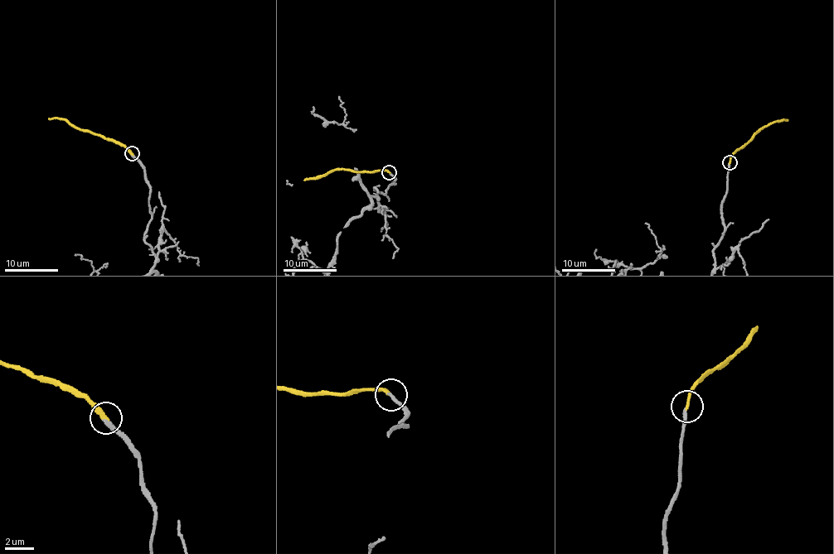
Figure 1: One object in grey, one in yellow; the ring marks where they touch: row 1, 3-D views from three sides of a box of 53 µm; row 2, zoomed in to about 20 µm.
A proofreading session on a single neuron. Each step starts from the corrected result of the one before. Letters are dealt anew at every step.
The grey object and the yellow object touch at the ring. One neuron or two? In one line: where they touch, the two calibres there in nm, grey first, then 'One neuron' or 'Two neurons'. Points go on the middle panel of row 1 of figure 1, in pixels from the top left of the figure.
Place: (389, 172). Thickness 260 nm (grey) against 240 nm. One neuron

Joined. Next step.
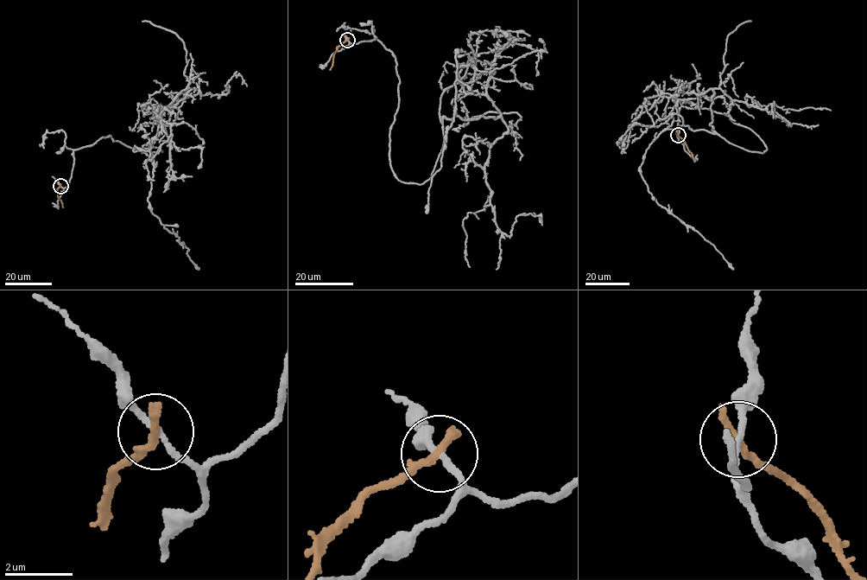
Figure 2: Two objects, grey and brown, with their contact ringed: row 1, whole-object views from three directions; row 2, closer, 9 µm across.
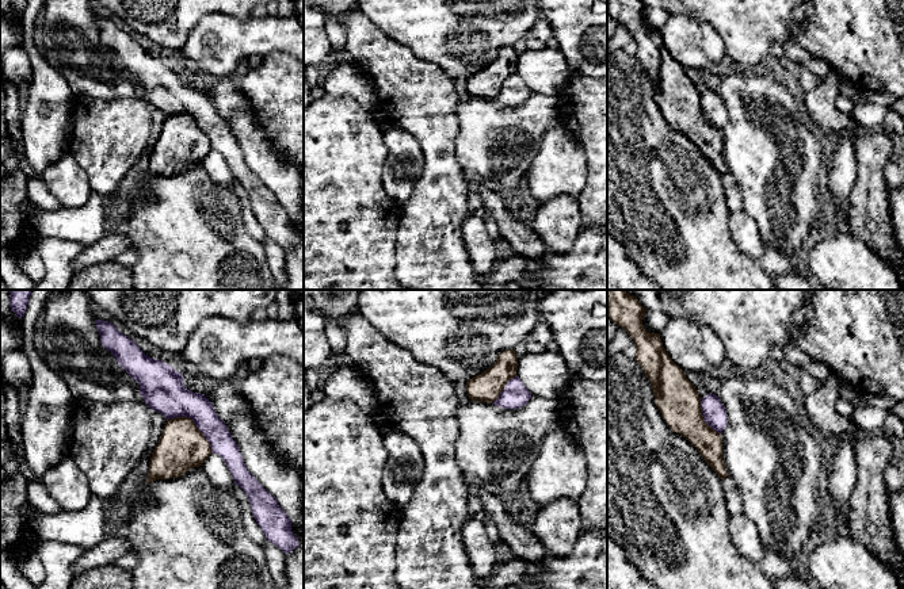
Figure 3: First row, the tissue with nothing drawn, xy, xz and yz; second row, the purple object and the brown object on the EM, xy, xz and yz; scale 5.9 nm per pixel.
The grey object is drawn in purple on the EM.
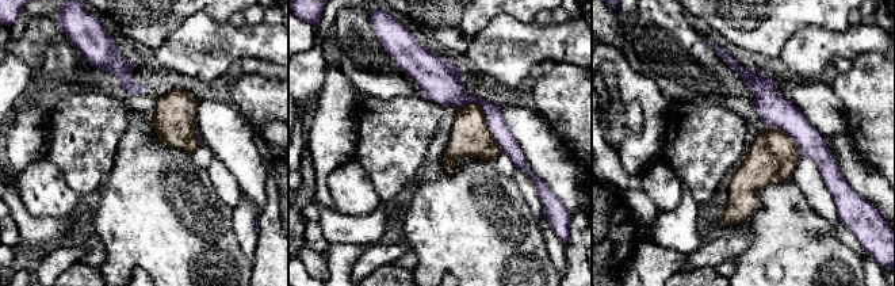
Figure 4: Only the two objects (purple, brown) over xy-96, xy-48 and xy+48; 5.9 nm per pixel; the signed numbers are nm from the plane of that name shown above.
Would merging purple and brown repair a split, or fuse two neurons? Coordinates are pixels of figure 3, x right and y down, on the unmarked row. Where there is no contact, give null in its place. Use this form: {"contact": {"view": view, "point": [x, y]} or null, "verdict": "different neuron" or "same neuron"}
{"contact": {"view": "xy", "point": [194, 119]}, "verdict": "different neuron"}

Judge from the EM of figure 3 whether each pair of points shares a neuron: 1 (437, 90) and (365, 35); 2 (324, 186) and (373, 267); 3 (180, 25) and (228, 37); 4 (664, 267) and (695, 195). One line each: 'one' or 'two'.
1: one
2: one
3: two
4: one

